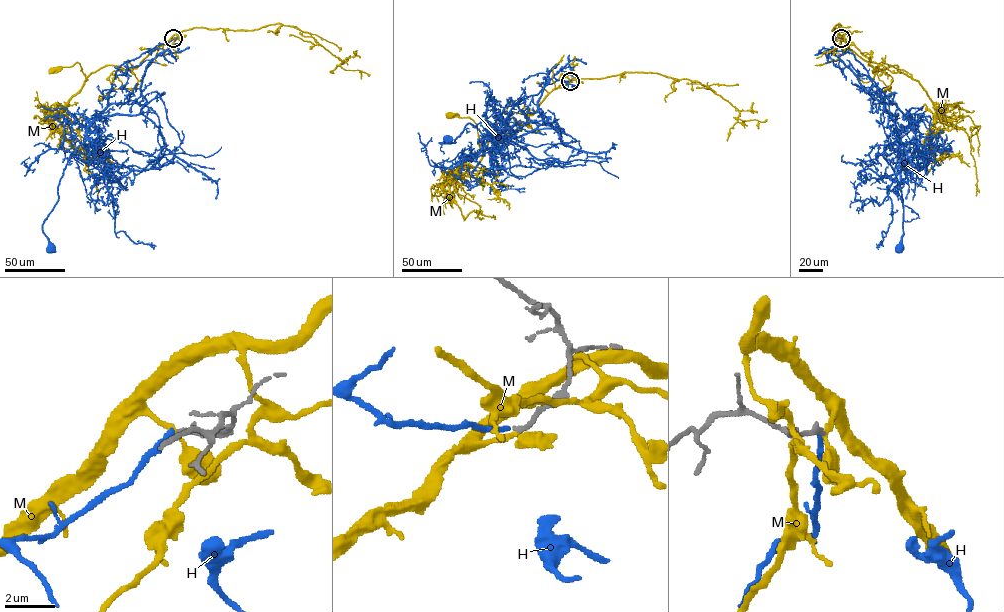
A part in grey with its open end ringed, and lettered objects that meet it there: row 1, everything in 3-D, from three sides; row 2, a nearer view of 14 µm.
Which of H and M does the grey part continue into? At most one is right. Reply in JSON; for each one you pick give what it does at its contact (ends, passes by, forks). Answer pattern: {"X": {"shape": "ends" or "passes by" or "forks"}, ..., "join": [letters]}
{"H": {"shape": "ends"}, "join": ["H"]}

